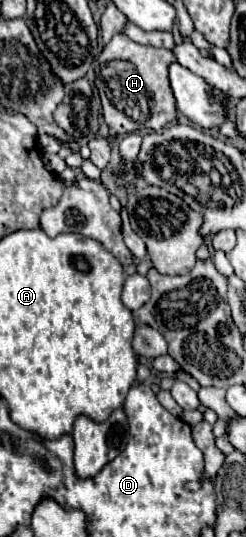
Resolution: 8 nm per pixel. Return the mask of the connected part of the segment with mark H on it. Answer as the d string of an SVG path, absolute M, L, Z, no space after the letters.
M117 33L95 59L95 87L101 97L105 123L117 133L133 133L143 129L159 131L175 119L175 97L167 79L167 65L175 55L163 47L145 47L131 41L125 33Z

